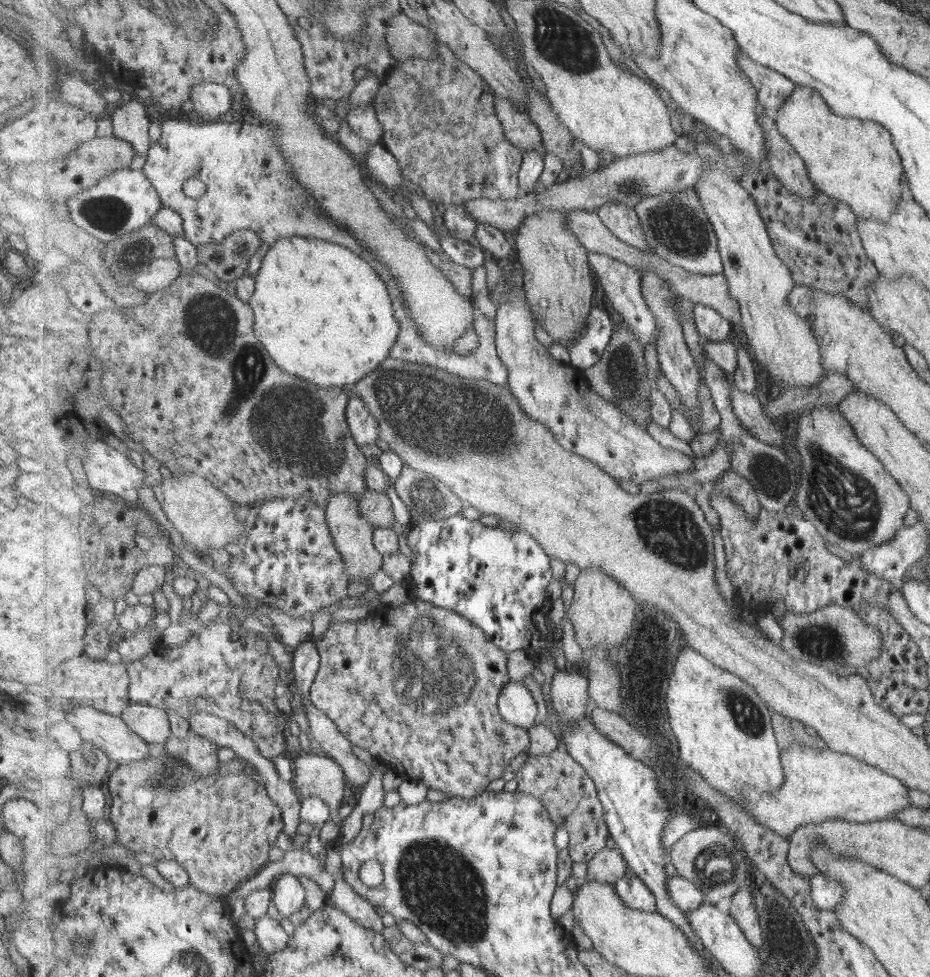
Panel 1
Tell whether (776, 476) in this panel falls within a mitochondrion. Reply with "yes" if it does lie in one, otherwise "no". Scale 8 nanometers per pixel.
yes

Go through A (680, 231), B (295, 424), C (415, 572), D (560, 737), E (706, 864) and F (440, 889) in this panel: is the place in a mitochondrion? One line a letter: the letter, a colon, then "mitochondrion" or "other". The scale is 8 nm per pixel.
A: mitochondrion
B: mitochondrion
C: other
D: other
E: mitochondrion
F: mitochondrion

